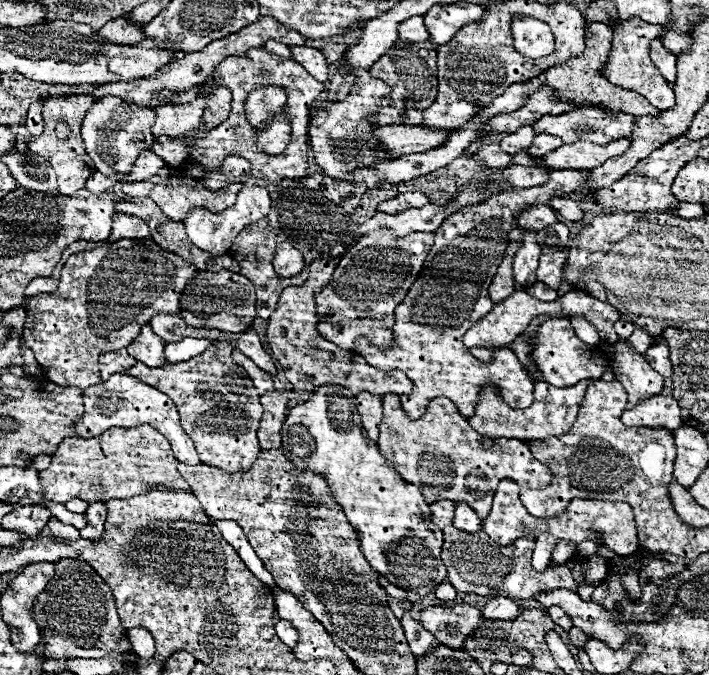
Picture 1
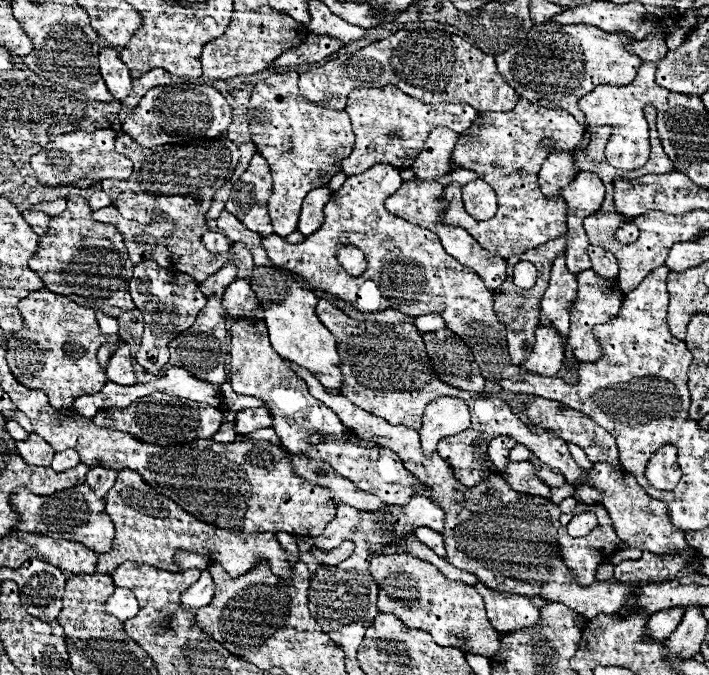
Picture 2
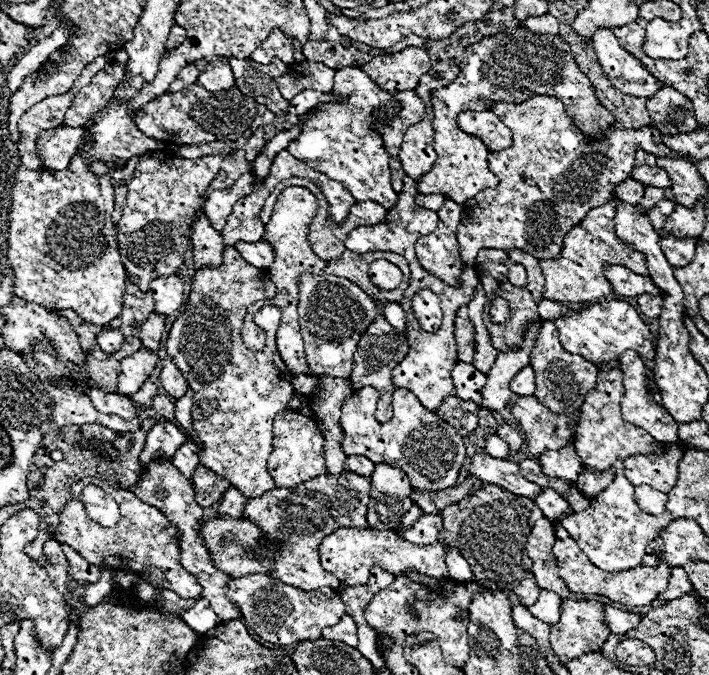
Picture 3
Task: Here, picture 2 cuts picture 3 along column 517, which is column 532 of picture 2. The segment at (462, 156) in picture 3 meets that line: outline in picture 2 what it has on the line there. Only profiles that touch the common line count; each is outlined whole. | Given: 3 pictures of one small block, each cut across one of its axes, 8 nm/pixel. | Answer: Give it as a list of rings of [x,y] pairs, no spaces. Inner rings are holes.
[[[546,22],[536,24],[520,44],[496,56],[496,64],[498,72],[514,90],[516,86],[524,86],[520,96],[526,96],[526,100],[546,108],[568,110],[578,122],[584,124],[578,100],[586,96],[586,92],[592,92],[604,82],[630,84],[630,80],[634,80],[642,60],[626,50],[630,42],[632,36],[624,32],[602,32],[586,24],[564,26],[558,22]]]

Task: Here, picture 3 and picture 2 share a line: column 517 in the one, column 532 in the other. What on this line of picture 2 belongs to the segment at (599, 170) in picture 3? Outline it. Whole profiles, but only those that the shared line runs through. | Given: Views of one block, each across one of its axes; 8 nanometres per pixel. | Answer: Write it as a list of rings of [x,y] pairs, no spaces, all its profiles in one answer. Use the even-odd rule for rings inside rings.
[[[520,98],[518,104],[508,112],[478,114],[472,126],[464,134],[460,134],[452,160],[456,168],[474,170],[478,178],[482,178],[496,190],[498,212],[484,222],[466,214],[460,200],[460,184],[454,182],[444,188],[444,200],[448,204],[442,216],[444,224],[464,228],[470,236],[476,238],[482,248],[504,260],[514,254],[524,254],[526,250],[532,250],[552,238],[566,234],[566,204],[562,200],[550,200],[542,196],[536,182],[540,166],[550,154],[540,146],[540,140],[544,136],[554,138],[556,152],[574,150],[584,136],[584,126],[580,126],[576,118],[566,110],[542,108],[524,98]]]

